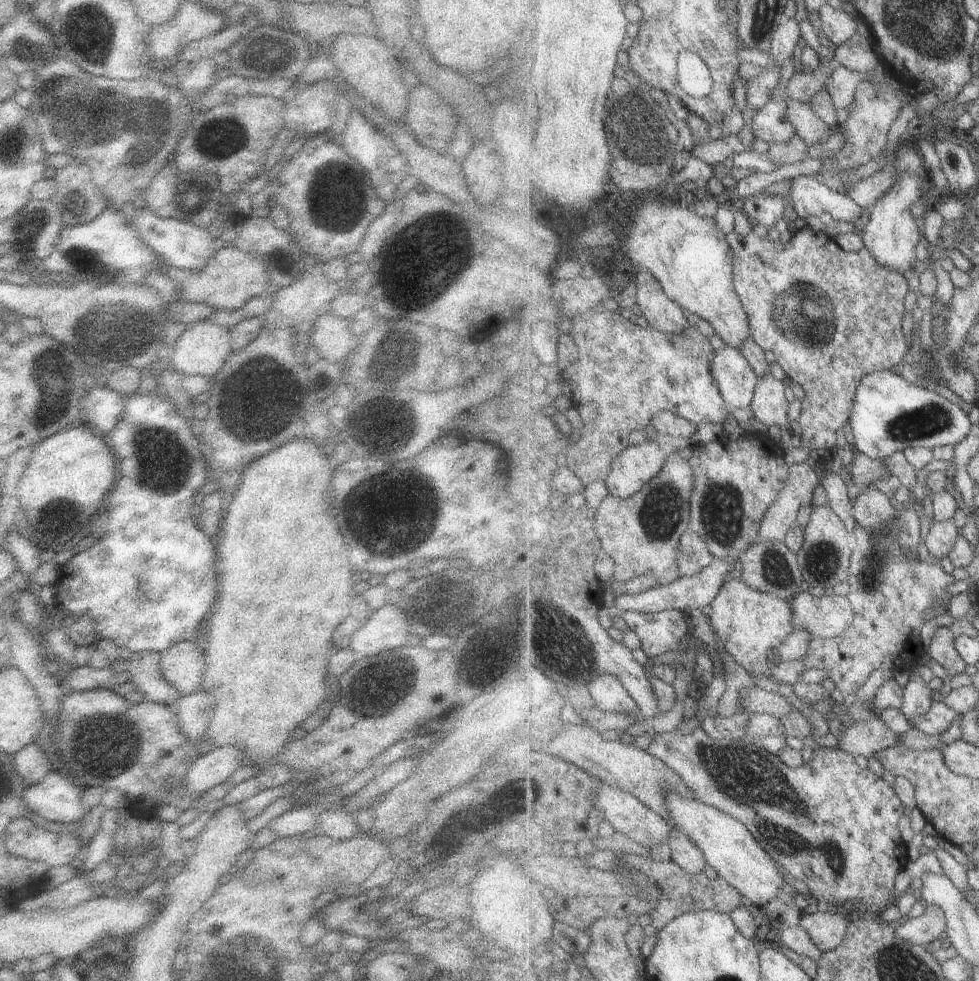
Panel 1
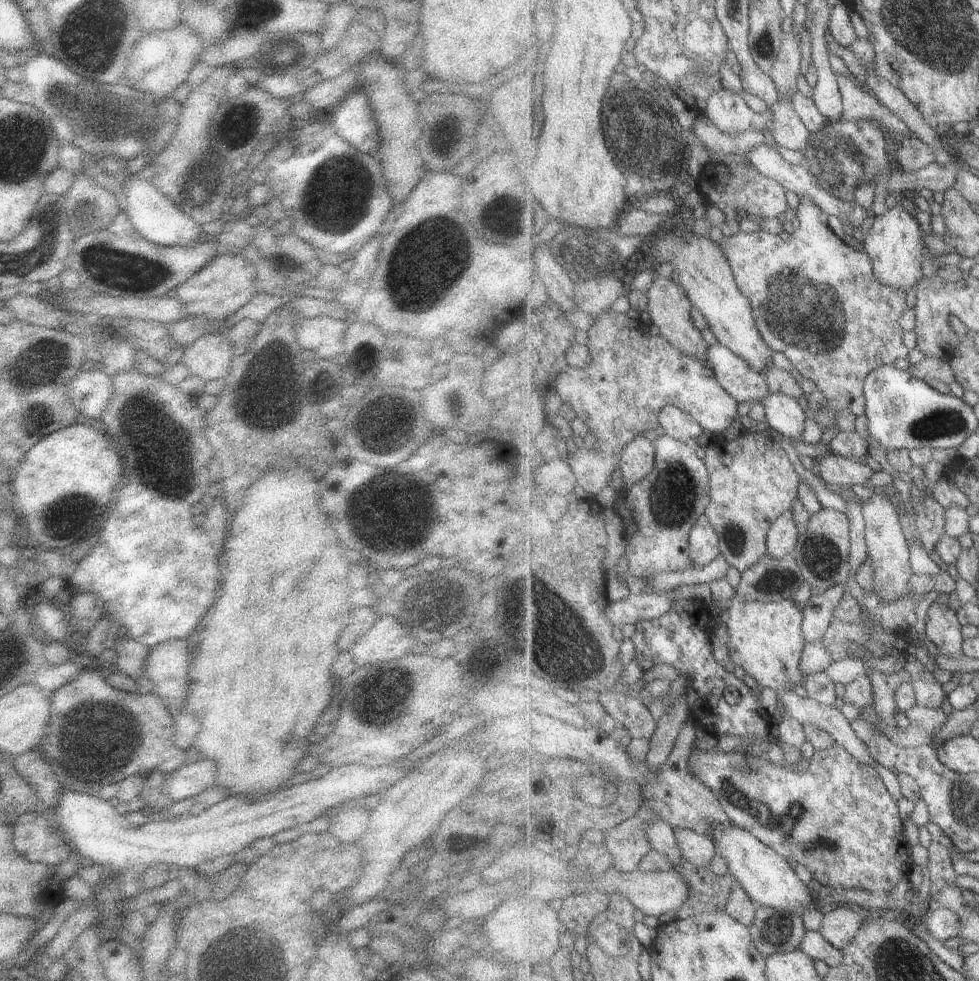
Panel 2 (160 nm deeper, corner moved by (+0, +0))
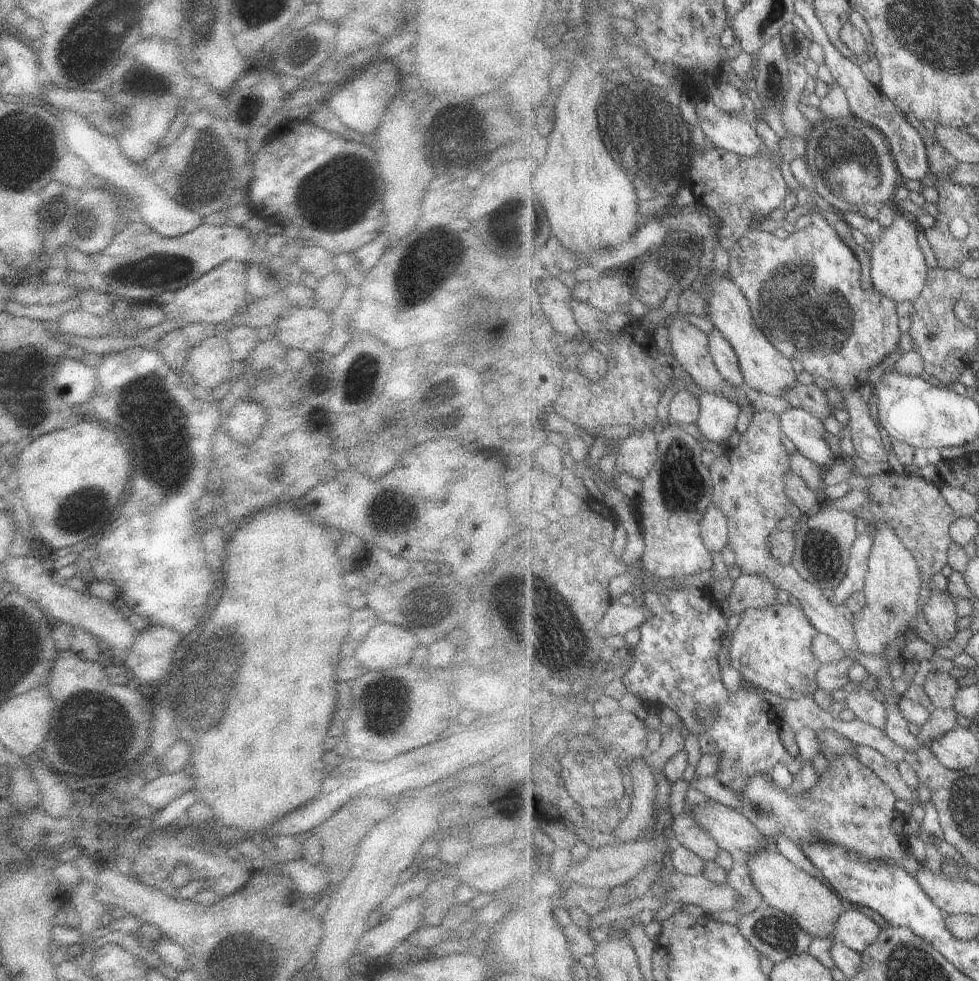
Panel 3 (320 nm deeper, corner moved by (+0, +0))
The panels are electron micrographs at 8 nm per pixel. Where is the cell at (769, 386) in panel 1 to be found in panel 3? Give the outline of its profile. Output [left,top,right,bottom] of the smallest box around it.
[779,407,839,468]

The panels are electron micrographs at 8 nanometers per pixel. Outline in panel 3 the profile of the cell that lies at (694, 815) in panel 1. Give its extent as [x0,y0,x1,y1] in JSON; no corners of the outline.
[749,848,845,940]

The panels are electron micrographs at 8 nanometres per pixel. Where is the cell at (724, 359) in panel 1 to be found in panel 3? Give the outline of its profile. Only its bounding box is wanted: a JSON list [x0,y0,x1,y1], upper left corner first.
[709,328,744,388]

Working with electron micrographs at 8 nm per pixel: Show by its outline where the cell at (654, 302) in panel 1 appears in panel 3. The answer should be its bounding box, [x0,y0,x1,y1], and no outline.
[668,310,749,406]

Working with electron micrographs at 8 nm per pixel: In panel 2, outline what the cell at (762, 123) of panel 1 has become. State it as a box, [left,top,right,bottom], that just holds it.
[703,88,772,135]

